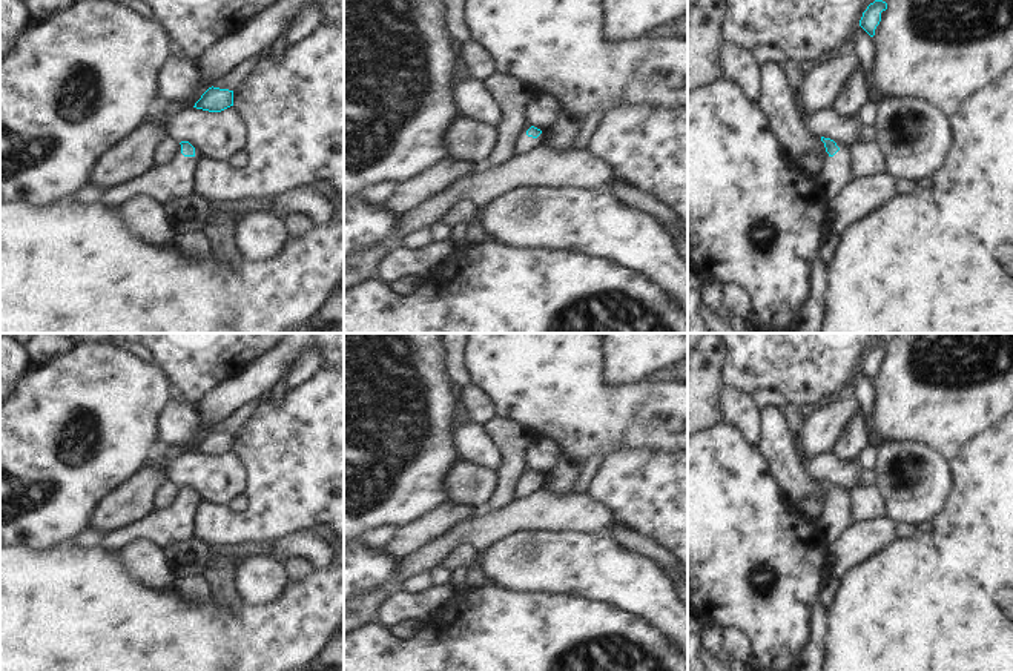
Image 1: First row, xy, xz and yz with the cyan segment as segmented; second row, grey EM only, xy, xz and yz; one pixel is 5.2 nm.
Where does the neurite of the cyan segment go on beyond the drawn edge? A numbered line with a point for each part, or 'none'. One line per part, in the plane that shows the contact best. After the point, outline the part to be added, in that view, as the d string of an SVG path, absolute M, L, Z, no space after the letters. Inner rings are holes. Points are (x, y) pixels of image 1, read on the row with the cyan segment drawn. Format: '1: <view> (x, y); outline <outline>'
1: xy (168, 183); outline M178 154L167 164L157 164L130 181L106 189L98 203L117 209L135 195L146 195L158 204L167 206L177 200L184 200L193 195L195 169L195 157Z

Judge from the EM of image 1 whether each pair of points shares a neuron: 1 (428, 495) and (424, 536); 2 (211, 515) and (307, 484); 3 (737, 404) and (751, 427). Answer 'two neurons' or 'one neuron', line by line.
1: two neurons
2: one neuron
3: one neuron

